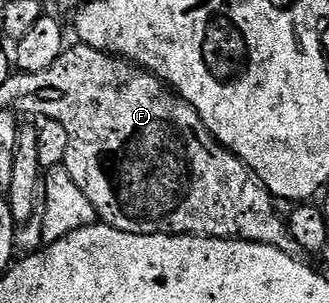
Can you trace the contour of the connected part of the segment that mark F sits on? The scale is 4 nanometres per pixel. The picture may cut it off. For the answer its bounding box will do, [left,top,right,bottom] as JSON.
[21,43,304,258]

